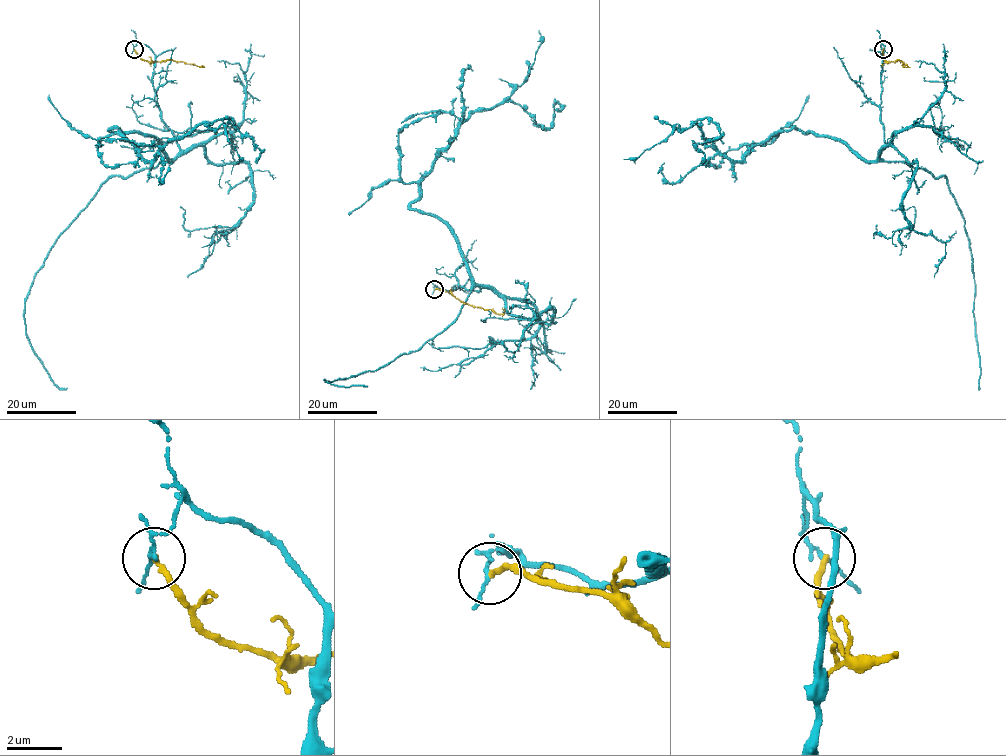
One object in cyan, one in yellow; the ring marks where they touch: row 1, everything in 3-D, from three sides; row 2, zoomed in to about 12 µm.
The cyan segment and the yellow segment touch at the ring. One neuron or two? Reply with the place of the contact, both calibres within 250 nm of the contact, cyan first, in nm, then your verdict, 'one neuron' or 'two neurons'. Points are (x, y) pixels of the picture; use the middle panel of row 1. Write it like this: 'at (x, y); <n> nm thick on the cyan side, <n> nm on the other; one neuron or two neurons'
at (434, 289); 100 nm thick on the cyan side, 200 nm on the other; two neurons

